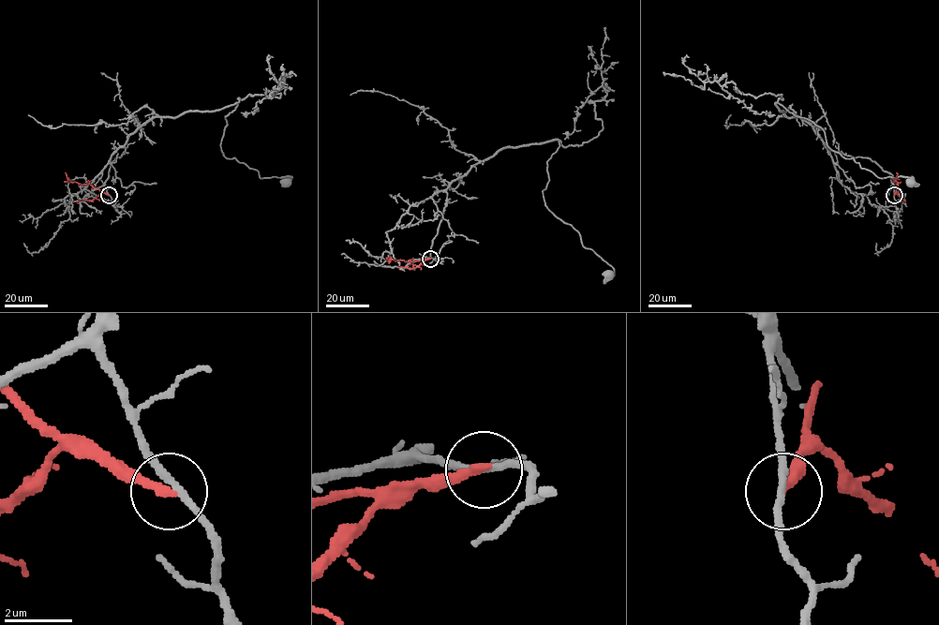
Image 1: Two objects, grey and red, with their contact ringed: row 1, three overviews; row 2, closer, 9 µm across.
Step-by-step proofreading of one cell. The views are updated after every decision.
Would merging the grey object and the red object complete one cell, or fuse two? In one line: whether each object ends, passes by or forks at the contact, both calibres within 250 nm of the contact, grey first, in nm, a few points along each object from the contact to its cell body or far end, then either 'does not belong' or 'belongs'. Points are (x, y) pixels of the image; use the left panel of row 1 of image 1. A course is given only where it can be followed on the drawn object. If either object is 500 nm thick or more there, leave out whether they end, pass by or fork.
grey passes by | red ends | 200/280 nm | grey via (108, 194), (110, 164), (154, 117), (236, 102), (226, 116), (223, 154), (261, 178), (290, 176), (286, 182) | red via (108, 195), (89, 184), (70, 182), (65, 172) | does not belong

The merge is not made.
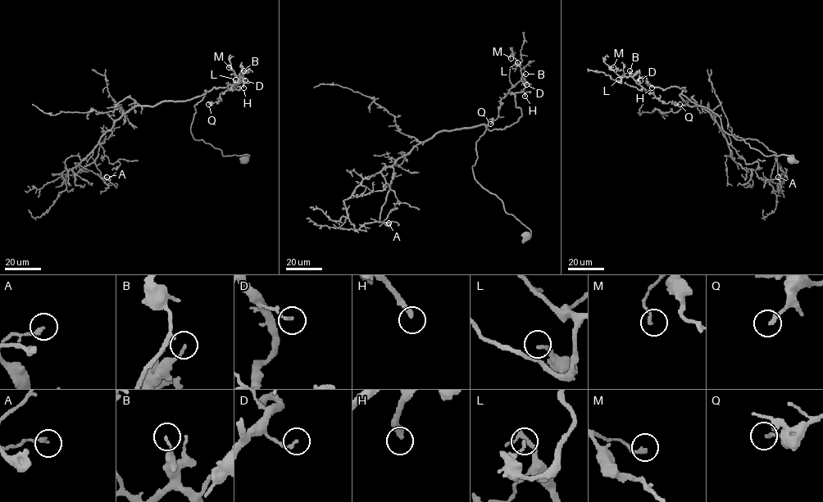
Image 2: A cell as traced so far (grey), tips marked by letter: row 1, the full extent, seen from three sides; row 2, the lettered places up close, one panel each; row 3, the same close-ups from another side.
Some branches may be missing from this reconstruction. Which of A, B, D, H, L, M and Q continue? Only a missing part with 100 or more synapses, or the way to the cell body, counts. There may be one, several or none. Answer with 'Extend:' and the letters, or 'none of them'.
Extend: H

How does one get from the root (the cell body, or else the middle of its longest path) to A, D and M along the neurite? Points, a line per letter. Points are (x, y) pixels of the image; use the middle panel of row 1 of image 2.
A: (526, 236), (530, 231), (475, 178), (476, 142), (484, 124), (438, 132), (396, 161), (376, 221), (388, 223)
D: (526, 236), (530, 231), (475, 179), (472, 167), (485, 126), (504, 128), (521, 115), (515, 93), (526, 84)
M: (526, 236), (530, 231), (472, 169), (485, 126), (504, 128), (521, 115), (515, 93), (525, 84), (511, 58)

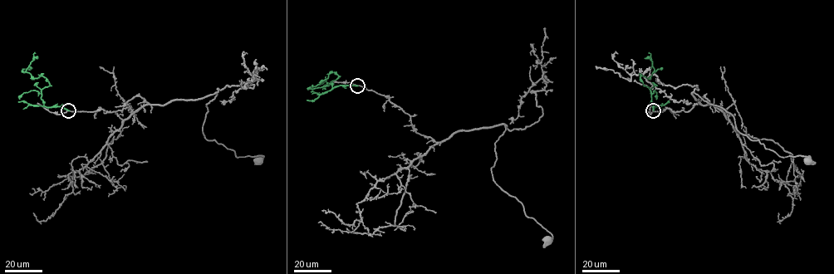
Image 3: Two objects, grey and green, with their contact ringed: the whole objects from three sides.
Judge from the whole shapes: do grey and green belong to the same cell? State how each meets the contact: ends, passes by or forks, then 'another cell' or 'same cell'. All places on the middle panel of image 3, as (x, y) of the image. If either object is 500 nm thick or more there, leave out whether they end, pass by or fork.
grey forks | green ends | another cell

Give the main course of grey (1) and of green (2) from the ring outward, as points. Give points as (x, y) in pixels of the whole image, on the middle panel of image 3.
1: (357, 85), (386, 95), (417, 133), (436, 142), (503, 124), (493, 180), (551, 234), (547, 240)
2: (357, 85), (332, 88), (330, 82), (338, 76), (335, 72), (324, 80)

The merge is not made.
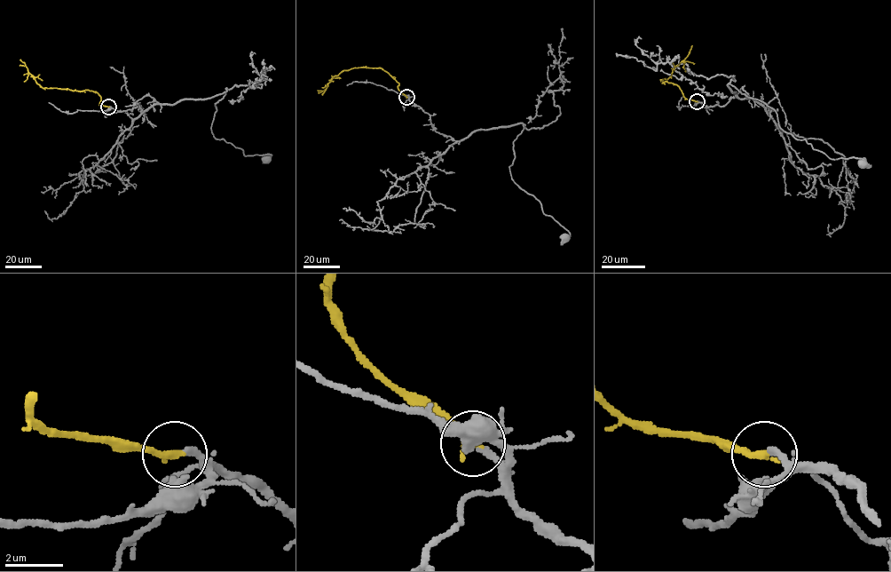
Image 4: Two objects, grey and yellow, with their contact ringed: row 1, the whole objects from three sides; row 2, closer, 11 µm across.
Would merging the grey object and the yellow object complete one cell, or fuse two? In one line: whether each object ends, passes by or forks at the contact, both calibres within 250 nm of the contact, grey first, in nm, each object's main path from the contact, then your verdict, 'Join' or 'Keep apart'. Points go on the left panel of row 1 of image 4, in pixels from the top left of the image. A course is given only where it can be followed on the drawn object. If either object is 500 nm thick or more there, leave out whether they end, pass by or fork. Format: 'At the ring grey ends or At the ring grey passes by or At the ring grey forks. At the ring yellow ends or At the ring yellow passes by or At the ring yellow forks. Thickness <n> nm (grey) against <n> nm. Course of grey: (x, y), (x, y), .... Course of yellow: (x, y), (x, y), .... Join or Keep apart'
At the ring grey ends. At the ring yellow ends. Thickness 200 nm (grey) against 280 nm. Course of grey: (108, 107), (131, 111), (145, 96), (173, 104), (224, 92), (213, 136), (266, 159). Course of yellow: (108, 107), (100, 106), (100, 96), (88, 90), (43, 88), (19, 59). Join

